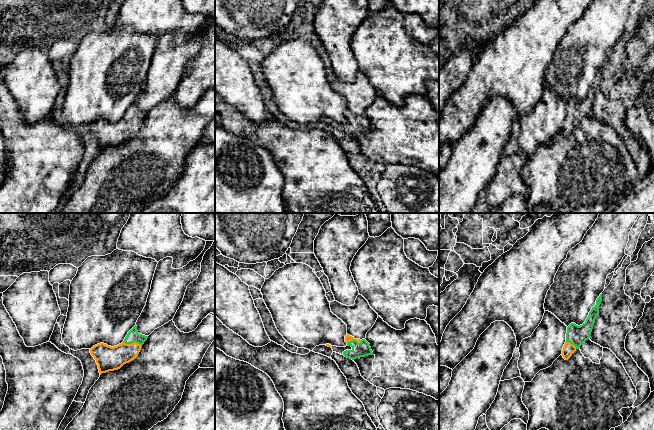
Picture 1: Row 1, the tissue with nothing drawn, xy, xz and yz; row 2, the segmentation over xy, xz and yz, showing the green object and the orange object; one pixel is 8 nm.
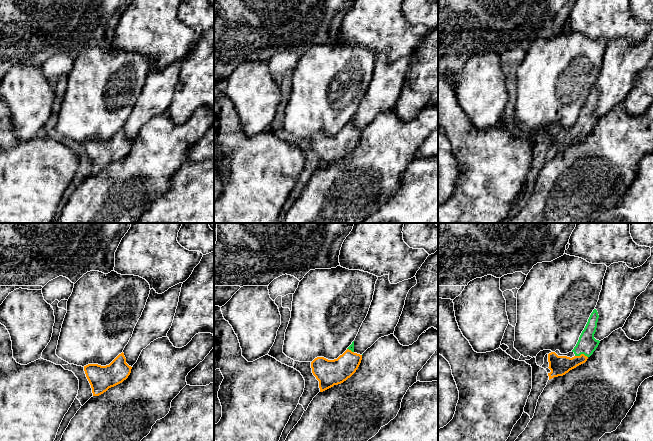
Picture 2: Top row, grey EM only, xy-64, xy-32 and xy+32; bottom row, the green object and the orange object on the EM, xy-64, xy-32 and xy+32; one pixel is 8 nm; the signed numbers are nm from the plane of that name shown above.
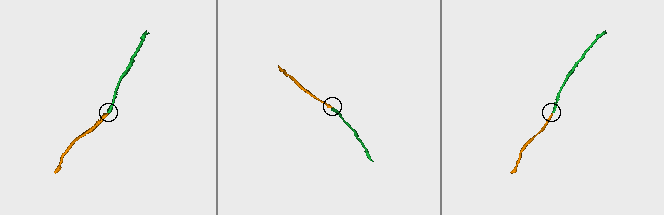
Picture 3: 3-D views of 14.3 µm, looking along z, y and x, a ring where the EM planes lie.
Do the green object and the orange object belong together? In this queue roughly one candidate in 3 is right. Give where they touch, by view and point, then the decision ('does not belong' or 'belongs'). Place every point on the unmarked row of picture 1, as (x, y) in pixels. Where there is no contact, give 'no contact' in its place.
xy (132, 118) | belongs

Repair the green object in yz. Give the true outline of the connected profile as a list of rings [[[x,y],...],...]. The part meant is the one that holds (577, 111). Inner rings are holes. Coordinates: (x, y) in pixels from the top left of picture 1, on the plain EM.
[[[602,70],[597,74],[596,81],[592,83],[586,97],[582,101],[578,102],[575,99],[571,99],[567,103],[566,118],[562,126],[562,132],[565,136],[568,136],[572,130],[590,114],[595,95],[599,90],[601,77]]]

